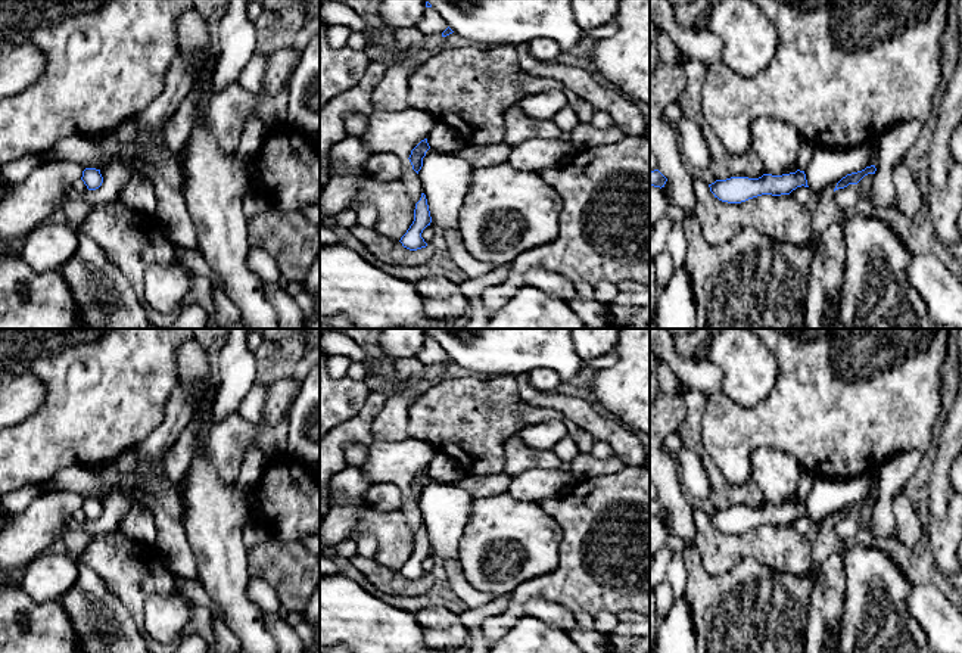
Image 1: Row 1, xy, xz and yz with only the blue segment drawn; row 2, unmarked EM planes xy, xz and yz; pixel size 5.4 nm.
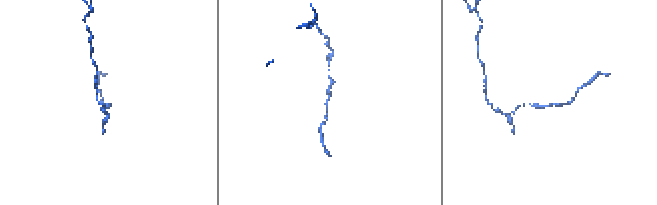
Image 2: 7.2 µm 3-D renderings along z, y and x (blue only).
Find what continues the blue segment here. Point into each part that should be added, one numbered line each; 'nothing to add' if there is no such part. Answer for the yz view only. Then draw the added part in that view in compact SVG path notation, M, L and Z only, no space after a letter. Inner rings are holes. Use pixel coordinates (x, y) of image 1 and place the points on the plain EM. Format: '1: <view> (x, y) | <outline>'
nothing to add

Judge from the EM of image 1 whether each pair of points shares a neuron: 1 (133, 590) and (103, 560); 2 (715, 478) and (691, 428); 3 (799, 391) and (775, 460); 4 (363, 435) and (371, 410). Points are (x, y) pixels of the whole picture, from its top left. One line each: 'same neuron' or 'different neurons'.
1: same neuron
2: same neuron
3: different neurons
4: same neuron

